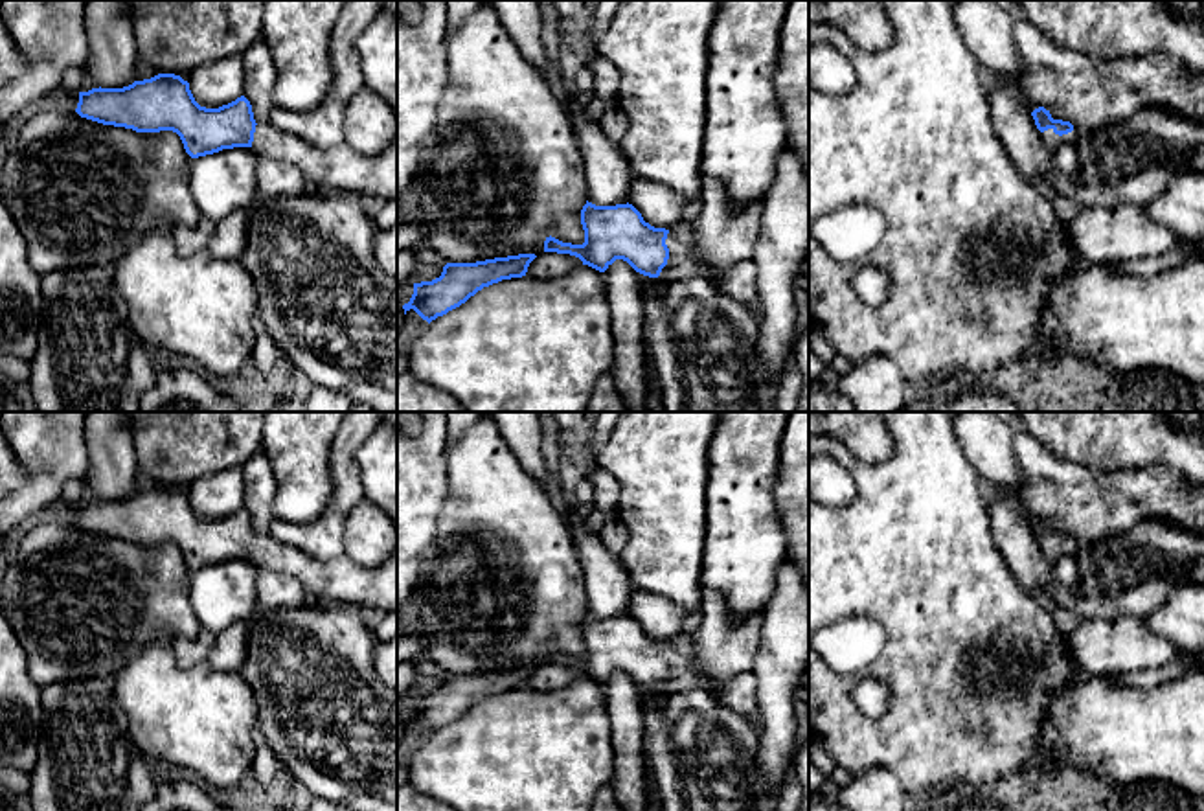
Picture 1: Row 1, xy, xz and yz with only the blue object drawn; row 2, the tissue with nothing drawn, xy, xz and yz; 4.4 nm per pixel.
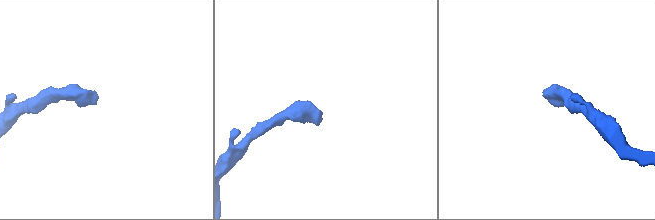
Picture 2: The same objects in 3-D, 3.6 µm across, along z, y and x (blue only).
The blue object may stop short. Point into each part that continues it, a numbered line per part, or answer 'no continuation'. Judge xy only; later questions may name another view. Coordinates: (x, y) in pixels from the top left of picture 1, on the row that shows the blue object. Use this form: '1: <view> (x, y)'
1: xy (342, 170)

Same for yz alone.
1: yz (1054, 142)

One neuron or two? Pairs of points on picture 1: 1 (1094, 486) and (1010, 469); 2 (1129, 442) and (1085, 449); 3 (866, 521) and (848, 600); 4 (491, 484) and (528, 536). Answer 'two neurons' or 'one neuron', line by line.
1: two neurons
2: one neuron
3: one neuron
4: one neuron

